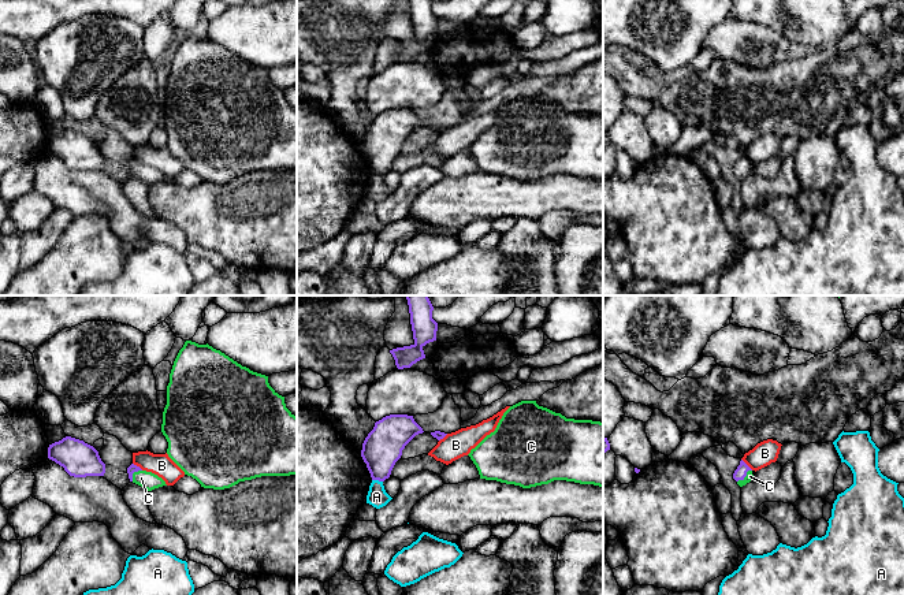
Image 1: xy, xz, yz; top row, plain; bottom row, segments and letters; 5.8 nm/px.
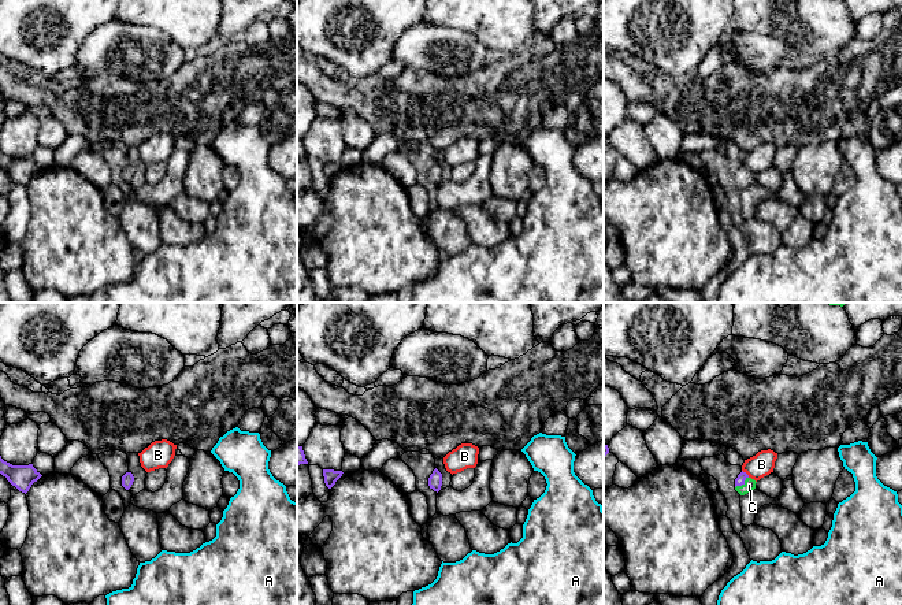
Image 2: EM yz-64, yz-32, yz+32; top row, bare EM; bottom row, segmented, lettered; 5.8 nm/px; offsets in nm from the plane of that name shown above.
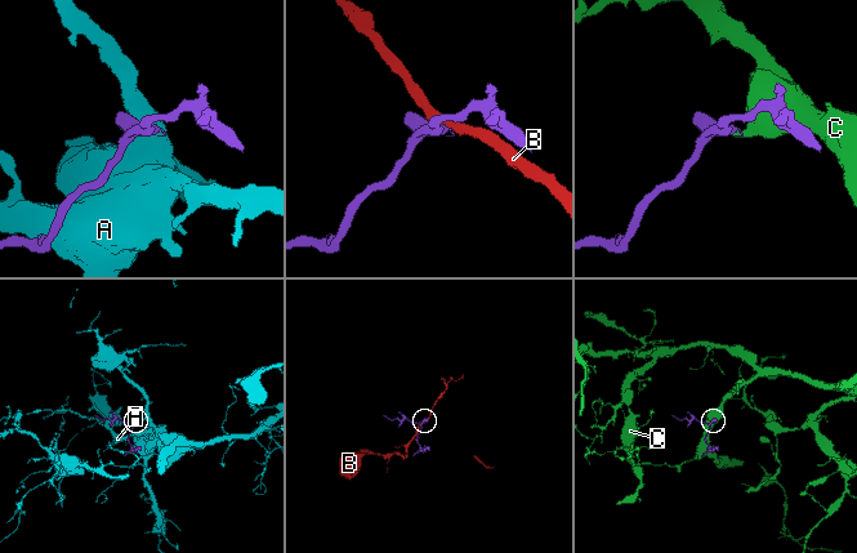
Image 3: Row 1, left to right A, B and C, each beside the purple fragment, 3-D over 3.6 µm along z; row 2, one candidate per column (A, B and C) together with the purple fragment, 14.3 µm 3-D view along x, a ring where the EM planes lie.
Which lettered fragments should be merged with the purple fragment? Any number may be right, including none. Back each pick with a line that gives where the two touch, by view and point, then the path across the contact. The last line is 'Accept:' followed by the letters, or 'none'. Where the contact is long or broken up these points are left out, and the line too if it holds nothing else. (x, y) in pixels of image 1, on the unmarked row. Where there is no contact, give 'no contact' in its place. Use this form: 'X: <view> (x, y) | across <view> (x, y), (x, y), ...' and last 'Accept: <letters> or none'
C: yz (744, 170) | across yz (743, 162), (744, 170), (750, 170)
Accept: C

